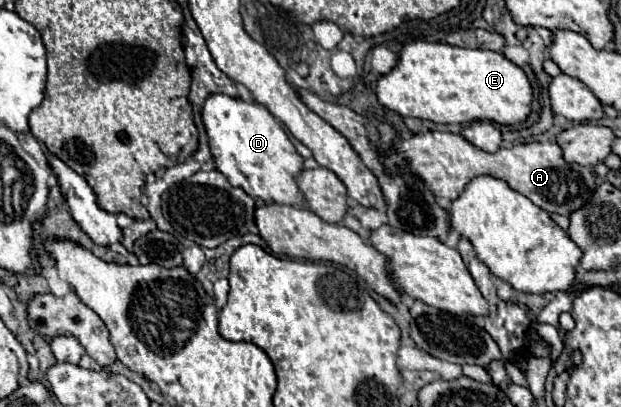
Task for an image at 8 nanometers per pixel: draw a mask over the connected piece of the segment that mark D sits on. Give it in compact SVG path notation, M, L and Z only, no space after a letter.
M211 94L207 96L201 108L201 120L207 130L211 156L215 160L215 170L225 174L233 186L243 188L251 198L259 202L275 202L275 204L291 204L303 206L303 194L297 188L295 176L303 170L303 158L297 154L289 136L281 128L281 124L271 116L271 112L259 102L245 102L241 98L233 98L227 94Z

